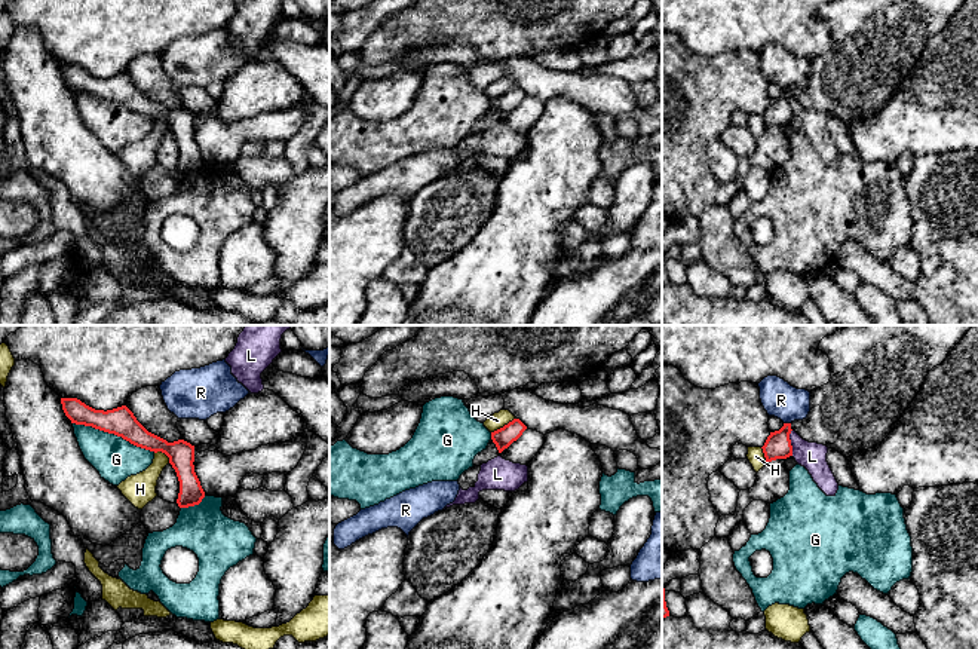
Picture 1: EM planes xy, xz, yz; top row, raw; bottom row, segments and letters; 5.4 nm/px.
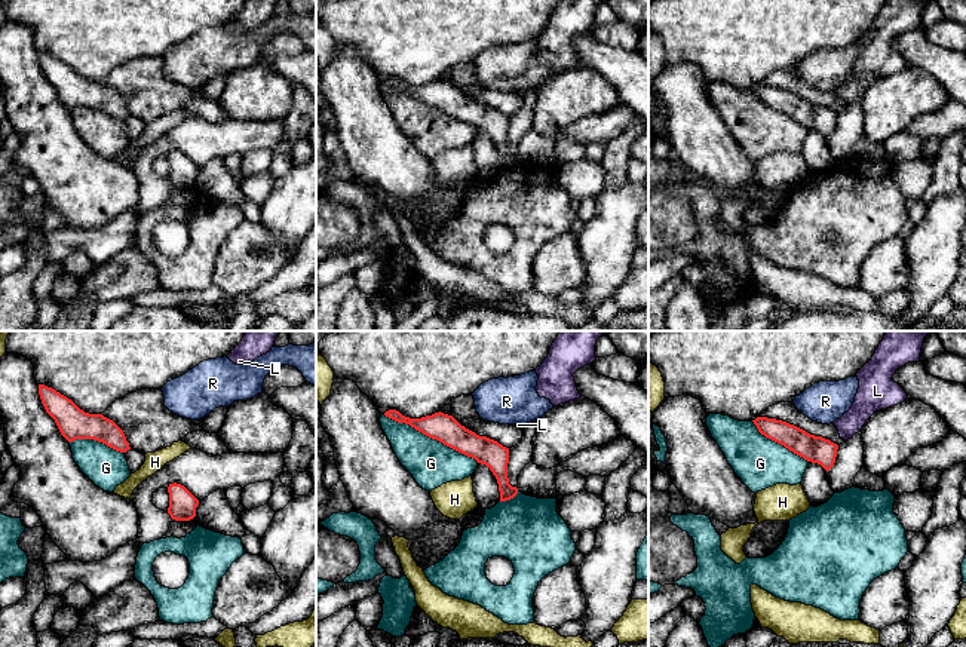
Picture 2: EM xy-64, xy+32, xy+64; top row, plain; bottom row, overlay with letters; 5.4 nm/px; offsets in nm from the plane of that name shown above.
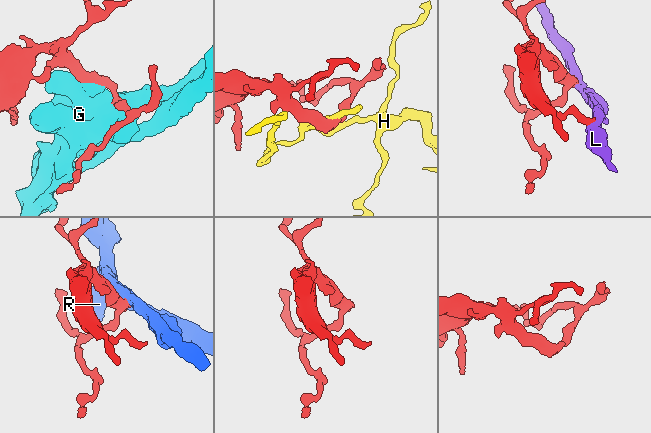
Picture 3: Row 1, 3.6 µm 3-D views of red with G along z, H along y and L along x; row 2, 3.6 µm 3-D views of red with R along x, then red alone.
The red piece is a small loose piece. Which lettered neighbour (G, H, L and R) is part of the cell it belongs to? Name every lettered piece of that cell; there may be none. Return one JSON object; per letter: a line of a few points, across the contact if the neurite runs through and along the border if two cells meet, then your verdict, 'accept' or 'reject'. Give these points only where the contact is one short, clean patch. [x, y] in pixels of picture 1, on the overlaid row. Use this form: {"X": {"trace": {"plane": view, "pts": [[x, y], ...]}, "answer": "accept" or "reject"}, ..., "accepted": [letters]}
{"G": {"answer": "reject"}, "H": {"trace": {"plane": "xz", "pts": [[515, 418], [491, 432]]}, "answer": "reject"}, "L": {"answer": "reject"}, "R": {"trace": {"plane": "yz", "pts": [[784, 422], [790, 424]]}, "answer": "reject"}, "accepted": []}

